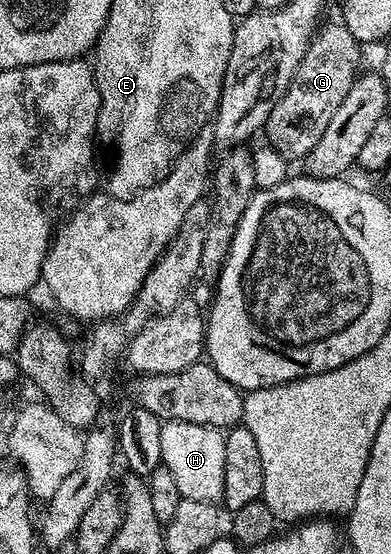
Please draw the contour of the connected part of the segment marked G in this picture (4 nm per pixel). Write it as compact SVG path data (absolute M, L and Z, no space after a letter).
M334 22L326 28L325 25L318 27L303 54L303 62L299 62L299 70L291 86L267 118L263 136L269 139L266 140L268 147L279 150L279 154L290 162L304 161L305 156L315 150L323 130L327 130L327 122L331 122L335 110L342 105L343 98L359 75L357 67L361 64L361 52L362 45L344 24Z

